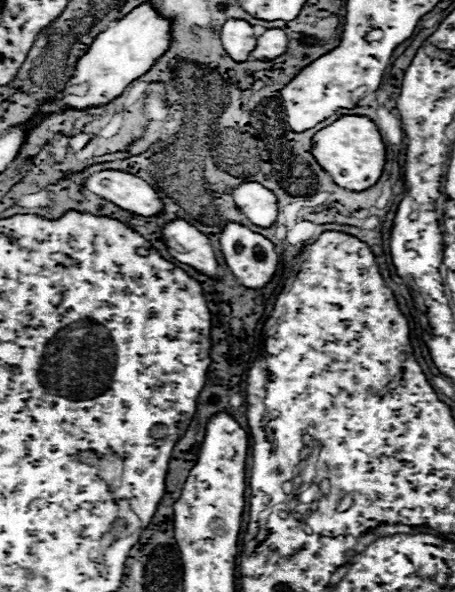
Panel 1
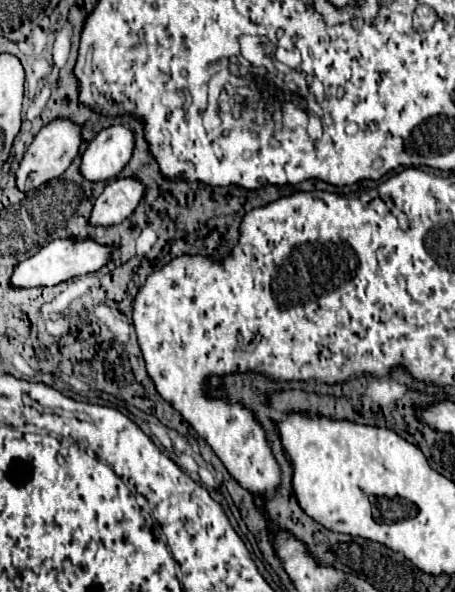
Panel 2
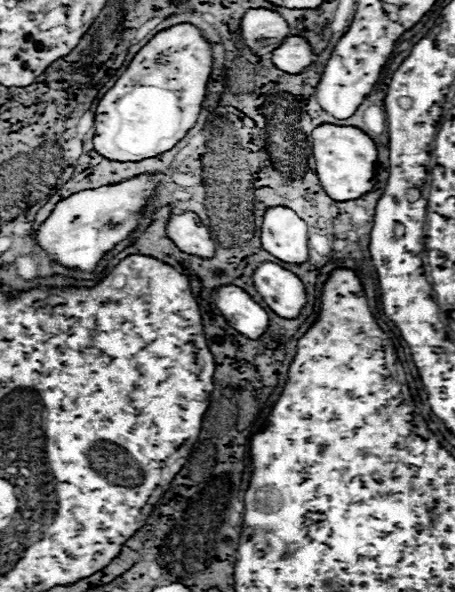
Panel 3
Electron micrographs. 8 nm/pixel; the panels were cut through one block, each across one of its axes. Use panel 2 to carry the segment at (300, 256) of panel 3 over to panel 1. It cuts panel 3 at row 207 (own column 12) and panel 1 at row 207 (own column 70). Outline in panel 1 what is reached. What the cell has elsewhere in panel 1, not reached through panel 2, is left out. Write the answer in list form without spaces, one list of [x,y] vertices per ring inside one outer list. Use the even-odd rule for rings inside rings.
[[[258,182],[240,184],[232,190],[232,198],[252,224],[268,228],[276,222],[278,200],[268,188],[260,186]]]

